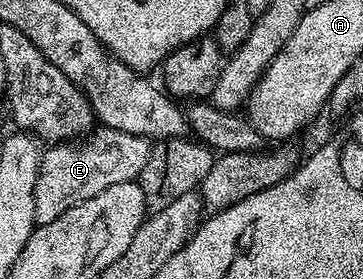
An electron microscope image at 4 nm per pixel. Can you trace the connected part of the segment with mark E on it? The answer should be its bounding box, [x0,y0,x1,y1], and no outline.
[34,128,152,225]

